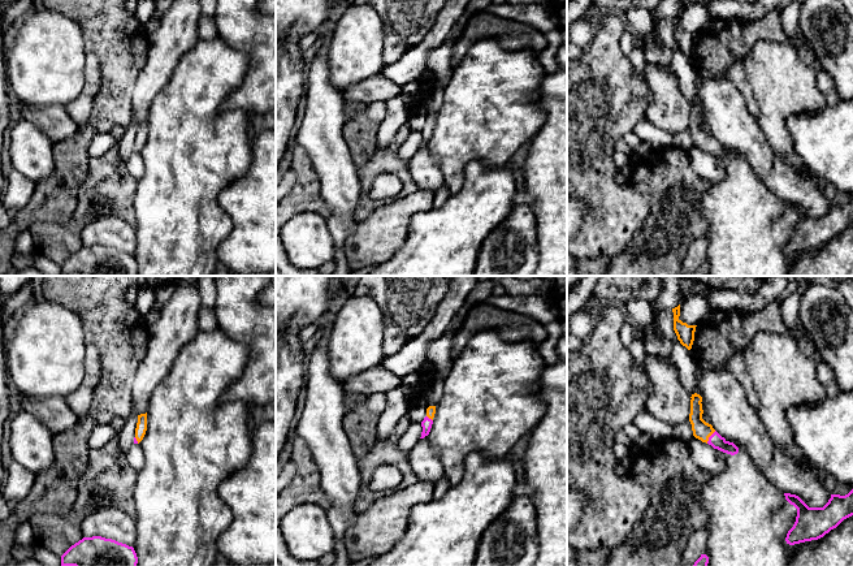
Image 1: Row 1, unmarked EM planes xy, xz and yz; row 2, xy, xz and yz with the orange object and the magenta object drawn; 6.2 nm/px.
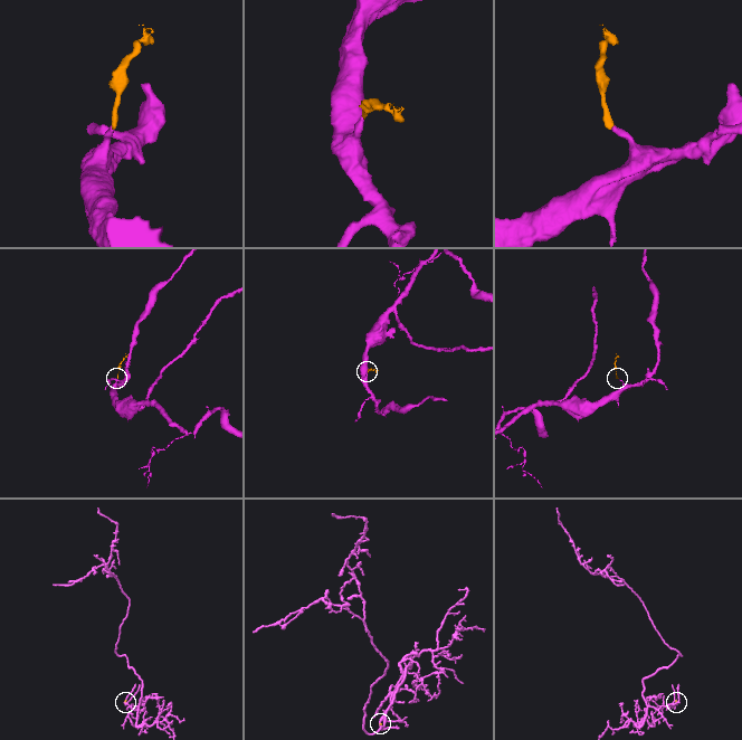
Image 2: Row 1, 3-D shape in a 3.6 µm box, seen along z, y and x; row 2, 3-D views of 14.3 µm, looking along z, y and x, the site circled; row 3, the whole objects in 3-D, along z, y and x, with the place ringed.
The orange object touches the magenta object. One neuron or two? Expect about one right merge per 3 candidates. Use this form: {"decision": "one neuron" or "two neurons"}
{"decision": "one neuron"}

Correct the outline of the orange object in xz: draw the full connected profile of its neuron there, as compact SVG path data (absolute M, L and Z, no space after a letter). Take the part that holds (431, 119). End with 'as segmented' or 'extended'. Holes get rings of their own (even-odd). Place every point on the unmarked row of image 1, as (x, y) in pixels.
M429 115L426 117L426 125L421 130L423 141L421 141L421 146L420 147L424 147L425 144L429 143L432 133L433 133L434 122L436 122L436 115Z | extended

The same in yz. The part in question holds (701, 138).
M697 101L690 105L690 122L689 130L692 133L693 144L702 151L711 154L714 157L718 157L723 161L735 164L739 161L739 156L722 146L711 133L706 131L702 128L702 105Z | extended

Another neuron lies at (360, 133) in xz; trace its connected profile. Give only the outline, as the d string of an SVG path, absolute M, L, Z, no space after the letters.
M372 103L363 113L346 120L342 134L356 168L364 165L377 151L377 130L386 111L385 103Z

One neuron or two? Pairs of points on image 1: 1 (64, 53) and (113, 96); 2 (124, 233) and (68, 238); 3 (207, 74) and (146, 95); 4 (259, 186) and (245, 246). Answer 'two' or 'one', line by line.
1: two
2: two
3: two
4: one

